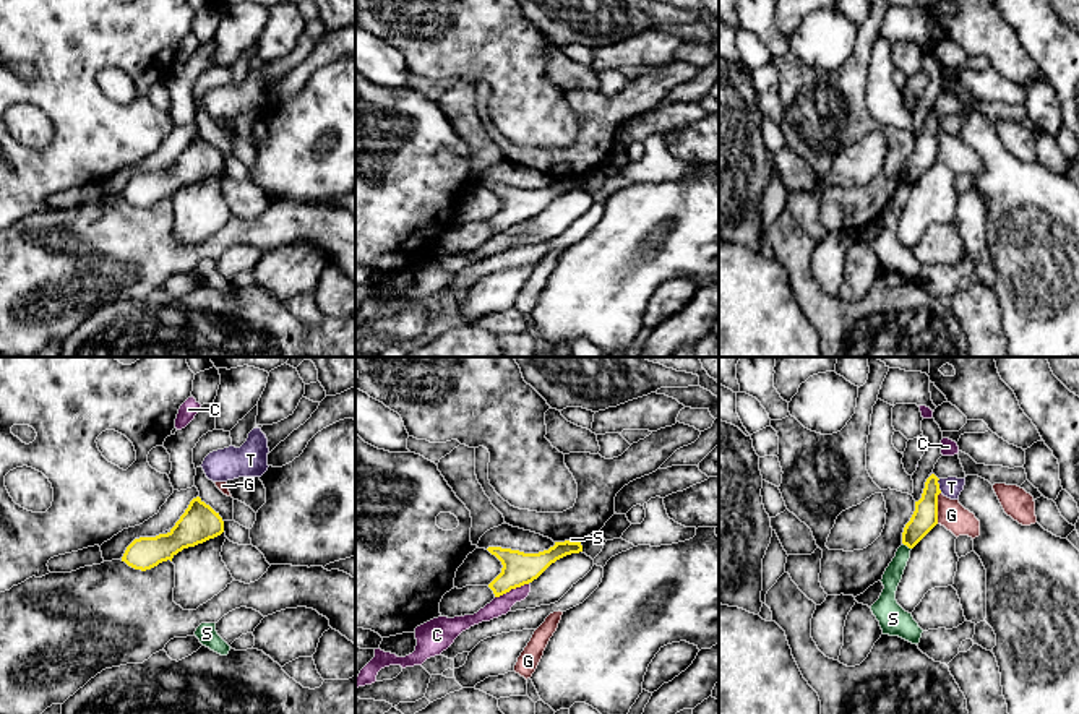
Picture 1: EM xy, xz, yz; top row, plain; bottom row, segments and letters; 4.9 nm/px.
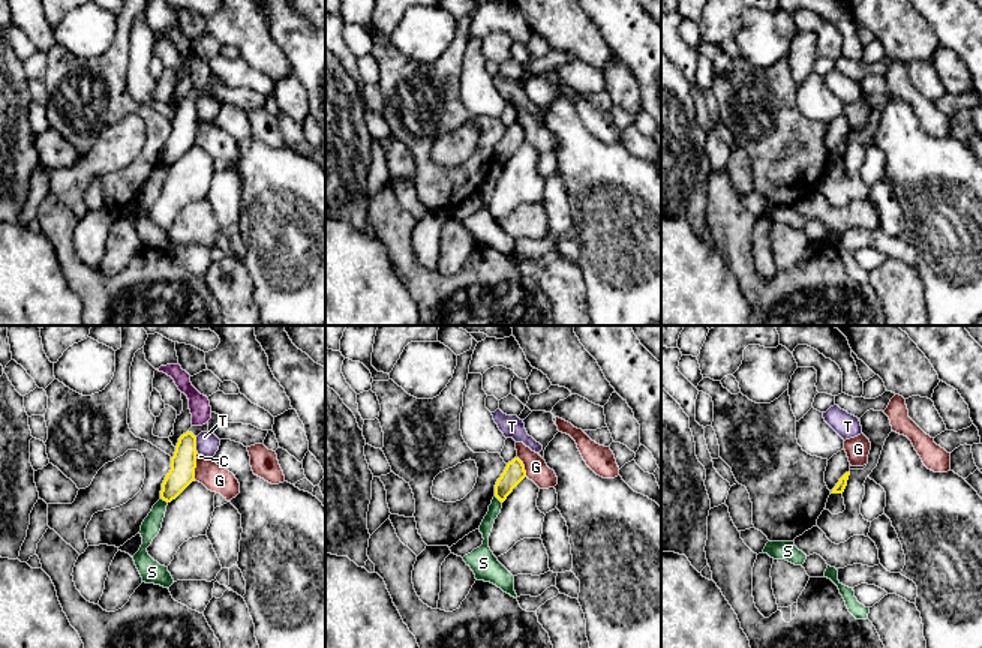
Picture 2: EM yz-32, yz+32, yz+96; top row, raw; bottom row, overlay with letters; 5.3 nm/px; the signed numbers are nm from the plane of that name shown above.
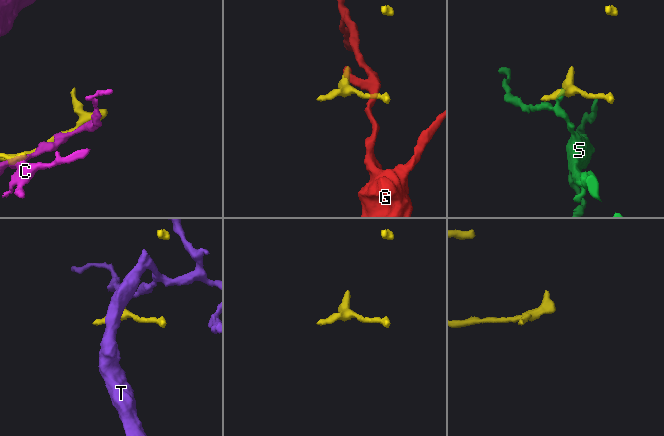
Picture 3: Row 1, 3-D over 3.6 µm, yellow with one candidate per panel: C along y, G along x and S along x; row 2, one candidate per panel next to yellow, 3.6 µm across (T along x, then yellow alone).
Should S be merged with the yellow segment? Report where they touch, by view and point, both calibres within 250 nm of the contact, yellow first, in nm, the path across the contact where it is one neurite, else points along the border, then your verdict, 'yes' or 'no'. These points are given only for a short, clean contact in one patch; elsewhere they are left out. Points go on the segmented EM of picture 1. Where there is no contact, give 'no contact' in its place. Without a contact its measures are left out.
contact yz (907, 546); calibres 130 and 90 nm; border yz (902, 542), (911, 549); no

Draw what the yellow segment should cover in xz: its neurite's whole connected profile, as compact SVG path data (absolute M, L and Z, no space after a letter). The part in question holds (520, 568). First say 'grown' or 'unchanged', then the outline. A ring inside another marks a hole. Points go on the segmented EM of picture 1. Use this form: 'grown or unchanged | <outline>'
unchanged | M570 540L555 542L553 547L539 553L524 553L501 547L488 547L487 550L503 565L501 573L488 584L495 597L500 597L511 589L532 583L557 560L582 552L582 545Z

